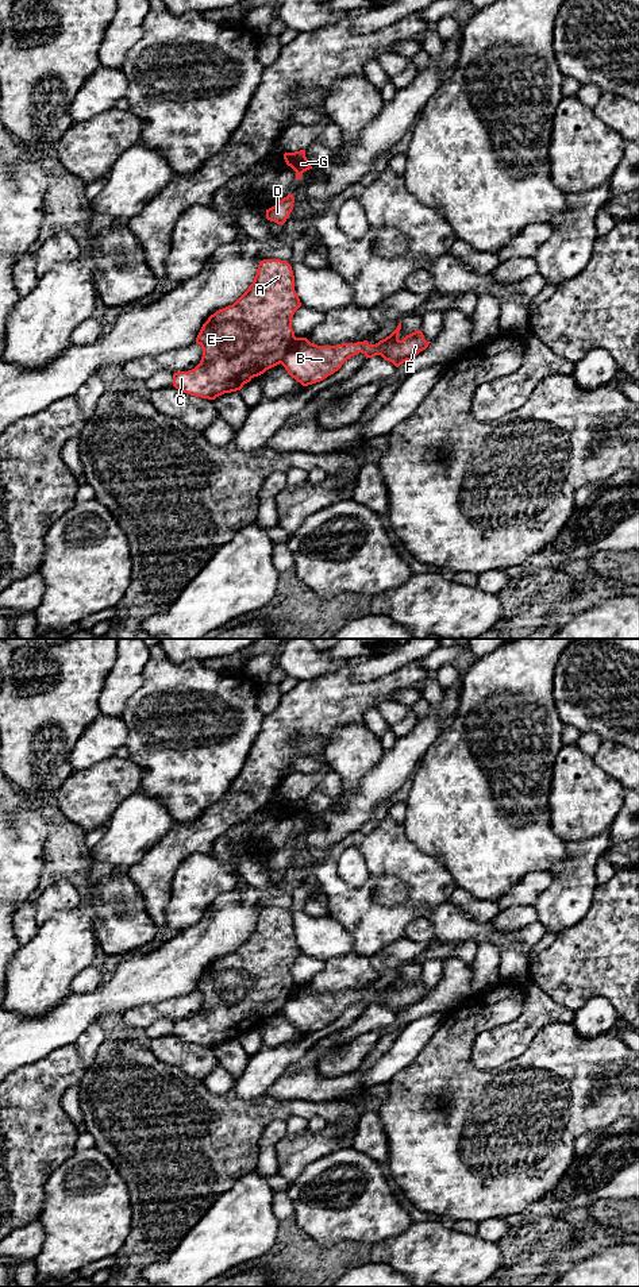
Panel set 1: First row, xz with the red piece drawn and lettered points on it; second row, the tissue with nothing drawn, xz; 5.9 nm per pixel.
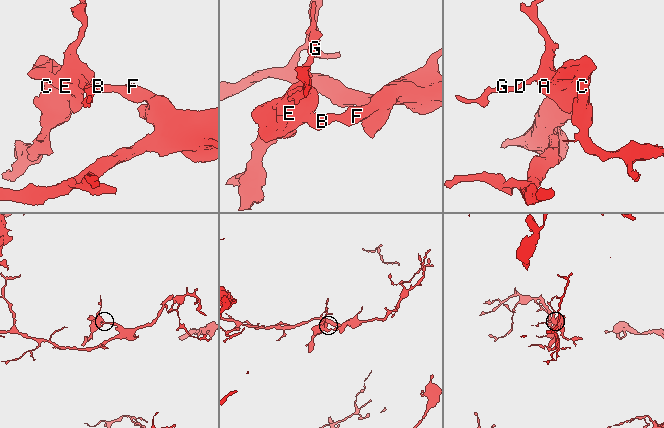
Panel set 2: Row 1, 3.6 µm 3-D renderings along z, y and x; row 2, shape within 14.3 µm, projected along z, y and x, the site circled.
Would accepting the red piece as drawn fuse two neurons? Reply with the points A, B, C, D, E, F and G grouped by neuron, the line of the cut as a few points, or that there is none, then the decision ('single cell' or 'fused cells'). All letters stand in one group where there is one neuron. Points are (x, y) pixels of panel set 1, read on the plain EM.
groups A C D E G / B F; cut xz (296, 986), (280, 1010); fused cells

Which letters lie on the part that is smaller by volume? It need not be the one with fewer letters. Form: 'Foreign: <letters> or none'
Foreign: A, C, D, E, G

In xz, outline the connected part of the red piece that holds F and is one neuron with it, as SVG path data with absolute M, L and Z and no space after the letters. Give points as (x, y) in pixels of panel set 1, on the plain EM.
M401 970L389 984L376 993L363 989L336 994L317 994L311 991L307 986L296 986L281 1013L288 1022L303 1034L323 1029L338 1020L347 1007L359 1001L362 1001L366 1007L381 1003L385 1009L399 1016L404 1010L412 1009L431 991L424 987L420 978L400 989L400 978Z

